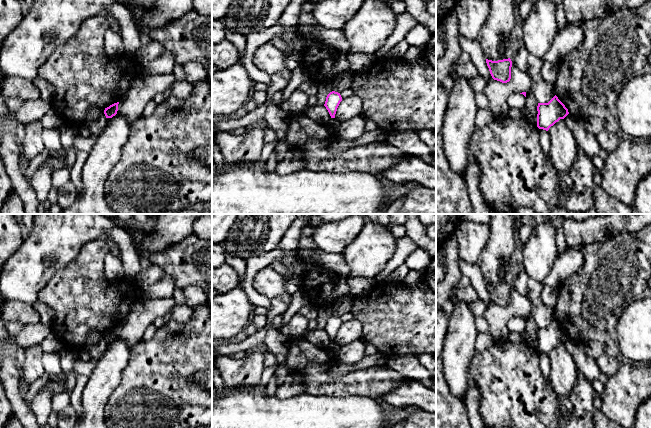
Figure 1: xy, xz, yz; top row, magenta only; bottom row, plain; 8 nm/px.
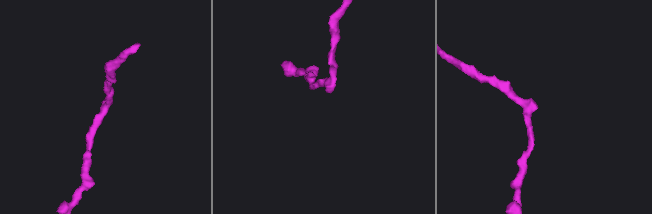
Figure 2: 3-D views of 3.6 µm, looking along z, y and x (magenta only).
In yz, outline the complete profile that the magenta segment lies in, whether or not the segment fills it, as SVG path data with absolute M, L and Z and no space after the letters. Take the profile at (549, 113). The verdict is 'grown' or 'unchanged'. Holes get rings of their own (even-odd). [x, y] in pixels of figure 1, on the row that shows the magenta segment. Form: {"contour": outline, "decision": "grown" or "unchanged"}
{"contour": "M556 95L548 103L538 103L537 111L537 127L546 131L569 114Z", "decision": "unchanged"}

